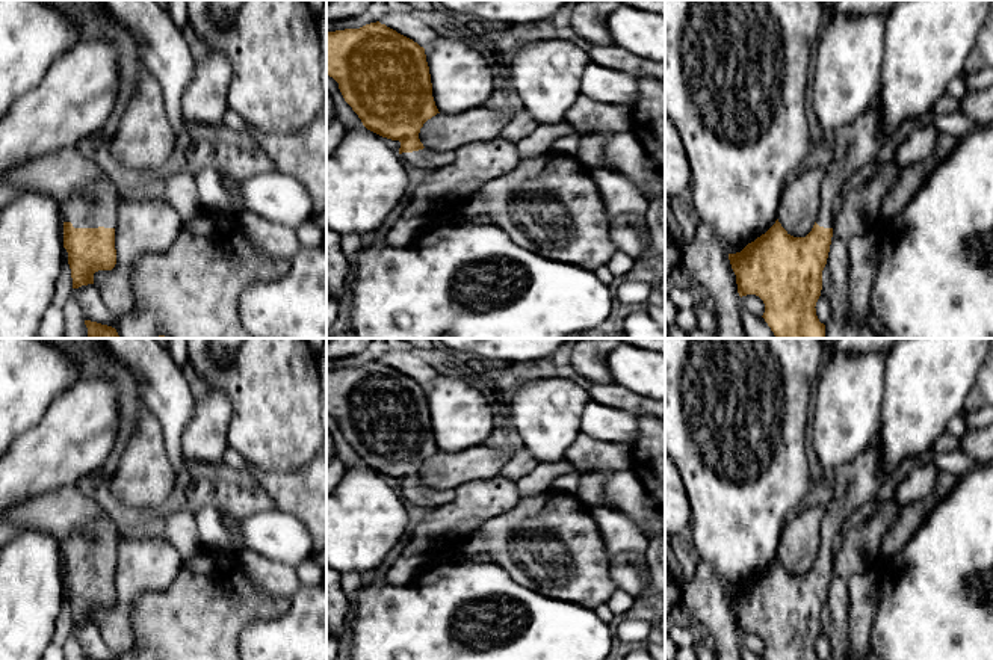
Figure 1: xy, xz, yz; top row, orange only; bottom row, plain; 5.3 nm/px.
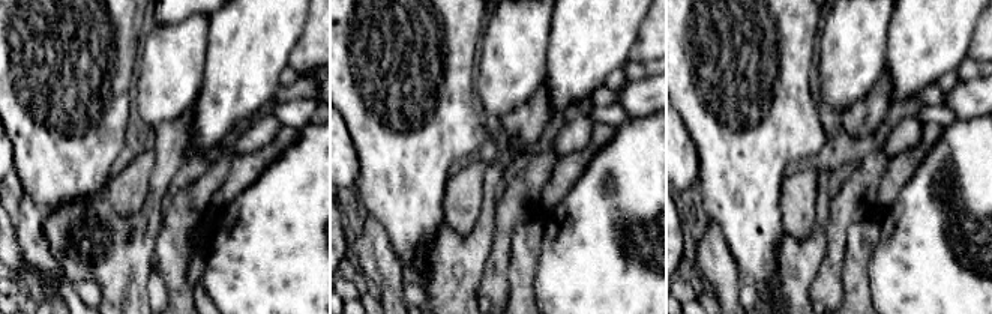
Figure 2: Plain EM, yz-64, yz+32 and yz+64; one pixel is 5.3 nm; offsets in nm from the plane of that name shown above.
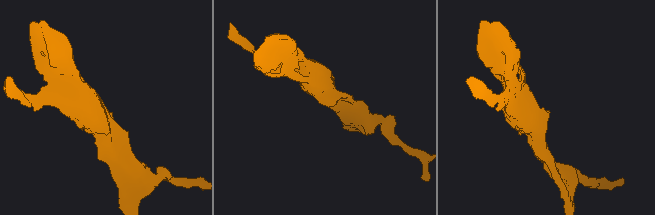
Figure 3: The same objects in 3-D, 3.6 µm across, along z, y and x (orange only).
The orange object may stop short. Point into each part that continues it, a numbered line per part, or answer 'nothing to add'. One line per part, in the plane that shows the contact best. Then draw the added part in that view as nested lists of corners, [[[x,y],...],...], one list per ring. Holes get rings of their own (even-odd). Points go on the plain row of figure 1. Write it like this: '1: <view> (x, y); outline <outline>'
1: xy (95, 544); outline [[[100,518],[80,530],[76,530],[60,544],[62,559],[74,566],[116,566],[118,527],[109,518]]]

